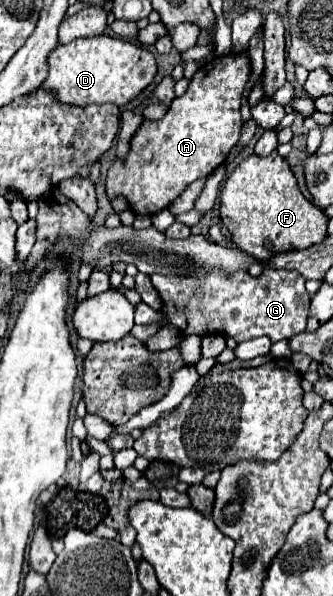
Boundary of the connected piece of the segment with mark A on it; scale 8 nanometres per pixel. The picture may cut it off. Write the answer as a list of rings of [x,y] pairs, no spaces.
[[[226,54],[218,56],[206,66],[202,66],[190,80],[190,86],[184,96],[174,98],[170,104],[166,116],[162,120],[144,120],[144,124],[138,128],[138,132],[132,138],[132,148],[128,152],[128,158],[124,164],[118,160],[108,170],[106,178],[106,192],[108,198],[114,200],[114,196],[126,196],[130,202],[130,208],[136,214],[154,214],[164,210],[170,202],[174,202],[194,180],[208,178],[230,154],[232,146],[238,142],[240,128],[242,128],[242,116],[240,116],[240,98],[244,92],[244,86],[250,78],[250,60],[248,54]]]

